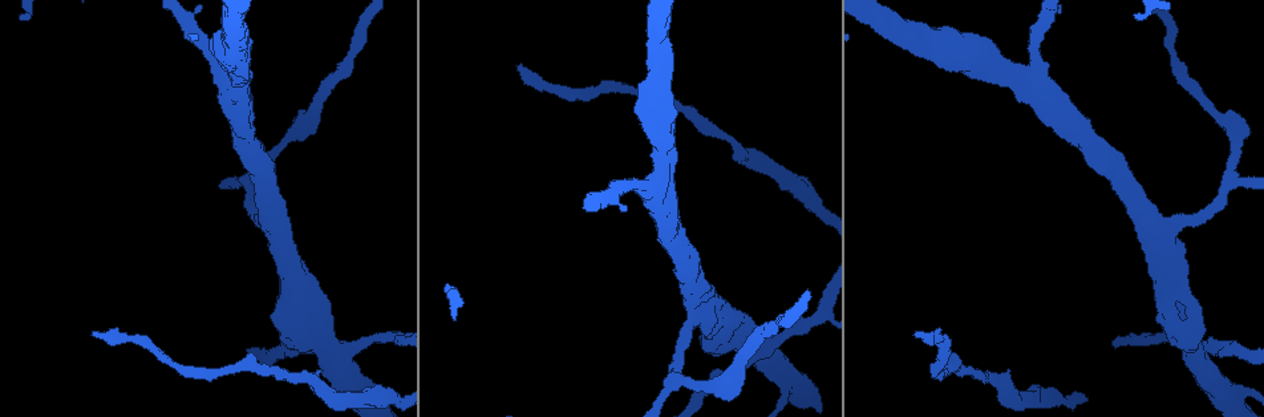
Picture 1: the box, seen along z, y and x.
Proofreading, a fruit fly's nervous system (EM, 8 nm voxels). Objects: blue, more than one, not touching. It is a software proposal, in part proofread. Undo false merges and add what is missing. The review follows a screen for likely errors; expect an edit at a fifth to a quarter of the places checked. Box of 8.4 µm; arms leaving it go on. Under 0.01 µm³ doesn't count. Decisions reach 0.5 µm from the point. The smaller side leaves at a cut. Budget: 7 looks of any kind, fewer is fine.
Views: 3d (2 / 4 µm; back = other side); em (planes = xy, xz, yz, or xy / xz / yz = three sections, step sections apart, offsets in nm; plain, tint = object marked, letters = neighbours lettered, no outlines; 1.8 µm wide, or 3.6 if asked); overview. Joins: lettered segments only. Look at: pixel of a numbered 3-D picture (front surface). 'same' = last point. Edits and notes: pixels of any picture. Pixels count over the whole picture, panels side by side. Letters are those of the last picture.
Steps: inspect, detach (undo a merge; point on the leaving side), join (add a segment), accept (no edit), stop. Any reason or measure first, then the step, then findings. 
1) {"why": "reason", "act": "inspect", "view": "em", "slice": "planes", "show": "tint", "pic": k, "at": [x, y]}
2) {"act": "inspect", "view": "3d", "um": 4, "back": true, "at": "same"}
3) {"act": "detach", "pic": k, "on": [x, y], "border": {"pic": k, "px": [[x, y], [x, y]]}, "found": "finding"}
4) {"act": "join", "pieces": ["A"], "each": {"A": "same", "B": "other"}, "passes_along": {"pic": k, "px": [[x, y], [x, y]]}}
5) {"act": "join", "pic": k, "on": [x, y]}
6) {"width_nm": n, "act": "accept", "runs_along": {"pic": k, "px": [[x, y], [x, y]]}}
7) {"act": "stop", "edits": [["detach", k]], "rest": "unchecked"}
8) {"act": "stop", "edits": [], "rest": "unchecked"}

{"why": "a fork", "act": "inspect", "view": "3d", "um": 4, "pic": 1, "at": [234, 78]}

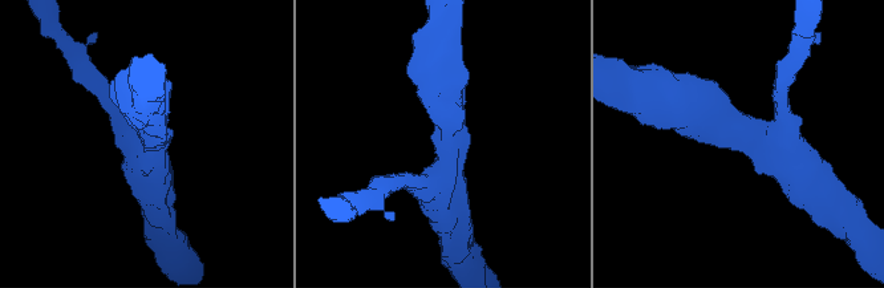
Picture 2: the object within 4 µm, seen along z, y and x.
{"arms": 3, "arm_widths_nm": [280, 460, 480], "act": "inspect", "view": "em", "slice": "planes", "show": "tint", "pic": 2, "at": [447, 159]}

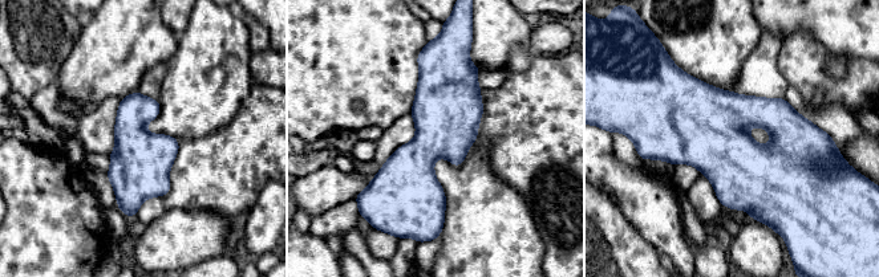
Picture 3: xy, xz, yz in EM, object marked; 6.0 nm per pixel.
{"act": "inspect", "view": "em", "slice": "planes", "show": "letters", "at": "same"}

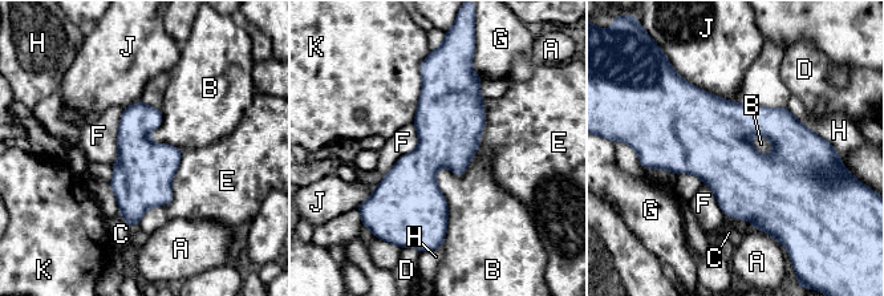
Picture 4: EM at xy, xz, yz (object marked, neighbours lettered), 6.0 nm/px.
{"act": "accept", "each": {"A": "other", "B": "other", "C": "other", "D": "other", "E": "other", "F": "other", "G": "other", "H": "other", "J": "other", "K": "other"}, "found": "continuous, no second neuron"}

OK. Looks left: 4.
{"why": "small branch off a trunk", "act": "inspect", "view": "3d", "um": 2, "pic": 1, "at": [760, 348]}

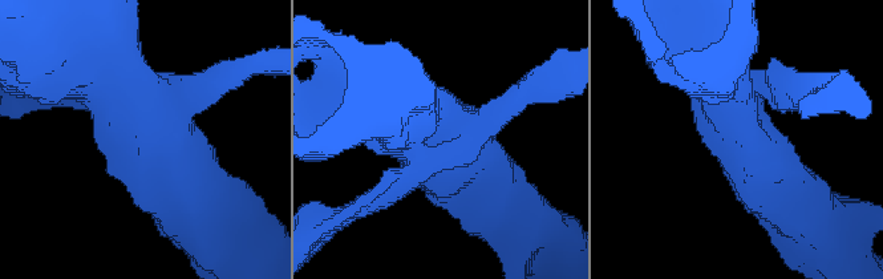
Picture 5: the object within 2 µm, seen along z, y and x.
{"act": "inspect", "view": "em", "slice": "planes", "show": "tint", "pic": 5, "at": [135, 99]}

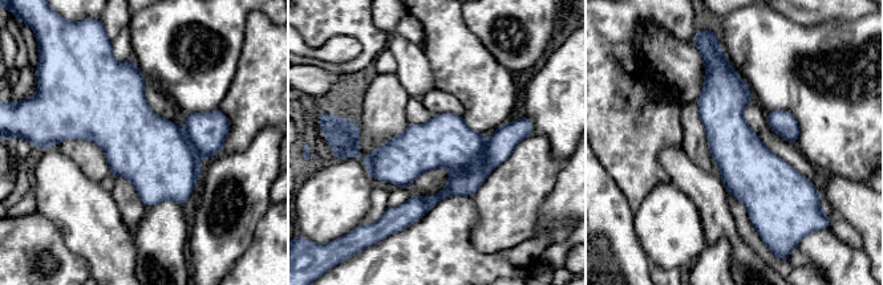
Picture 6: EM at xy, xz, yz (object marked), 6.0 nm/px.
{"why": "what lies round it", "act": "inspect", "view": "em", "slice": "planes", "show": "letters", "at": "same"}

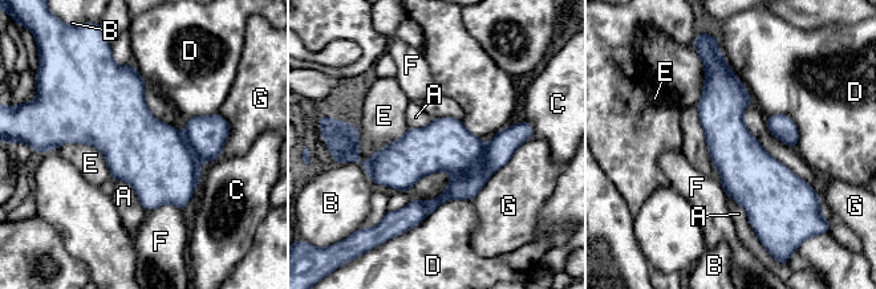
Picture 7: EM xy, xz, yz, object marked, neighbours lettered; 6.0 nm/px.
{"act": "detach", "pic": 7, "on": [498, 153], "each": {"A": "other", "B": "other", "C": "other", "D": "other", "E": "other", "F": "other", "G": "other"}, "border": {"pic": 7, "px": [[486, 145], [482, 159], [451, 179]]}, "found": "two neurons meet here"}

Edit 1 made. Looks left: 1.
{"act": "stop", "edits": [["detach", 7]], "rest": "unchecked"}

